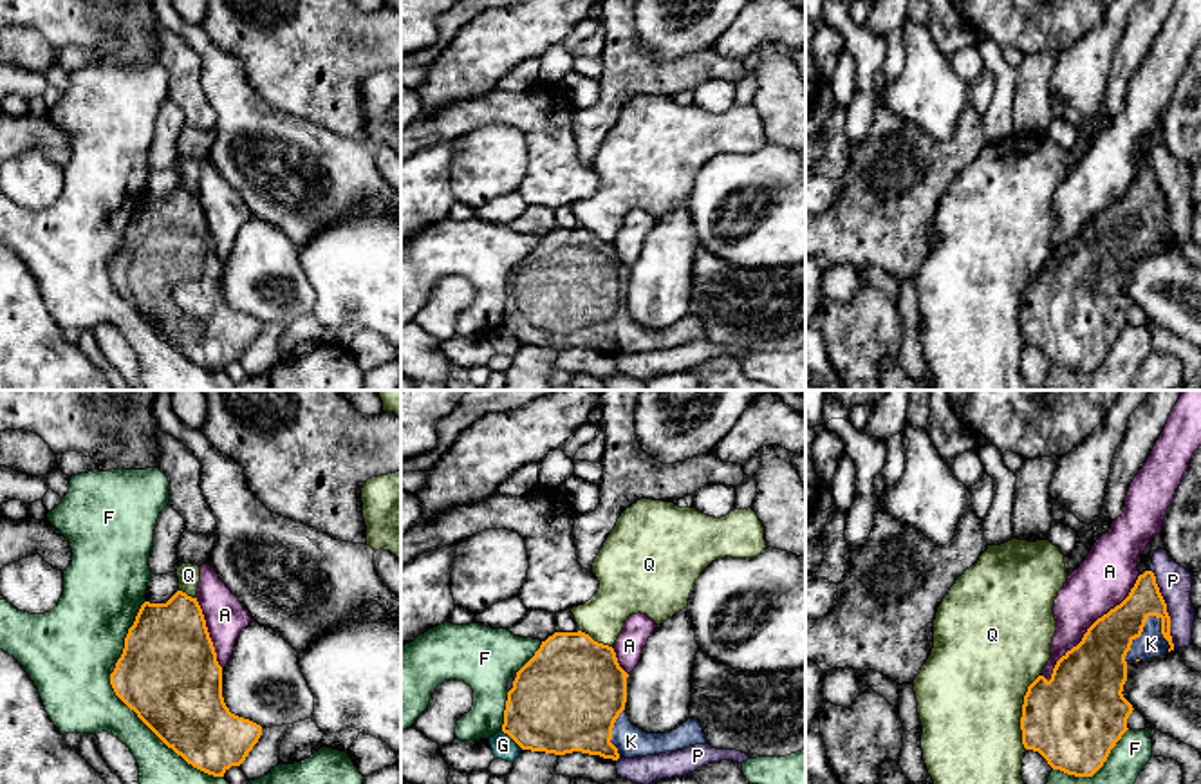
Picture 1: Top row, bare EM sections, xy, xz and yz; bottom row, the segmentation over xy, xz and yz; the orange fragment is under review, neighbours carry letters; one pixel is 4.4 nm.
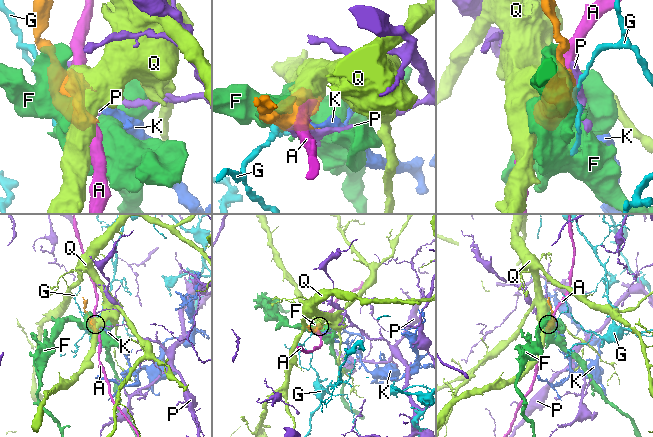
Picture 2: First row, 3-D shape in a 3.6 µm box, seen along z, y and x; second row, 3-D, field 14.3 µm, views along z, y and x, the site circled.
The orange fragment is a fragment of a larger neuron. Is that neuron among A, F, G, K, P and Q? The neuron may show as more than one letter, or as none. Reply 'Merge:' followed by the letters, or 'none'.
Merge: K

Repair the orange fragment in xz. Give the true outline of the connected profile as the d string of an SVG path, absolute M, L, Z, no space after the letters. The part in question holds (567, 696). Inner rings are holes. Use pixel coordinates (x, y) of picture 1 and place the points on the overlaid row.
M582 630L554 632L517 672L507 692L502 732L522 750L554 755L582 751L612 761L706 744L703 726L695 719L668 733L647 733L634 726L625 712L627 677L612 647L594 641Z

